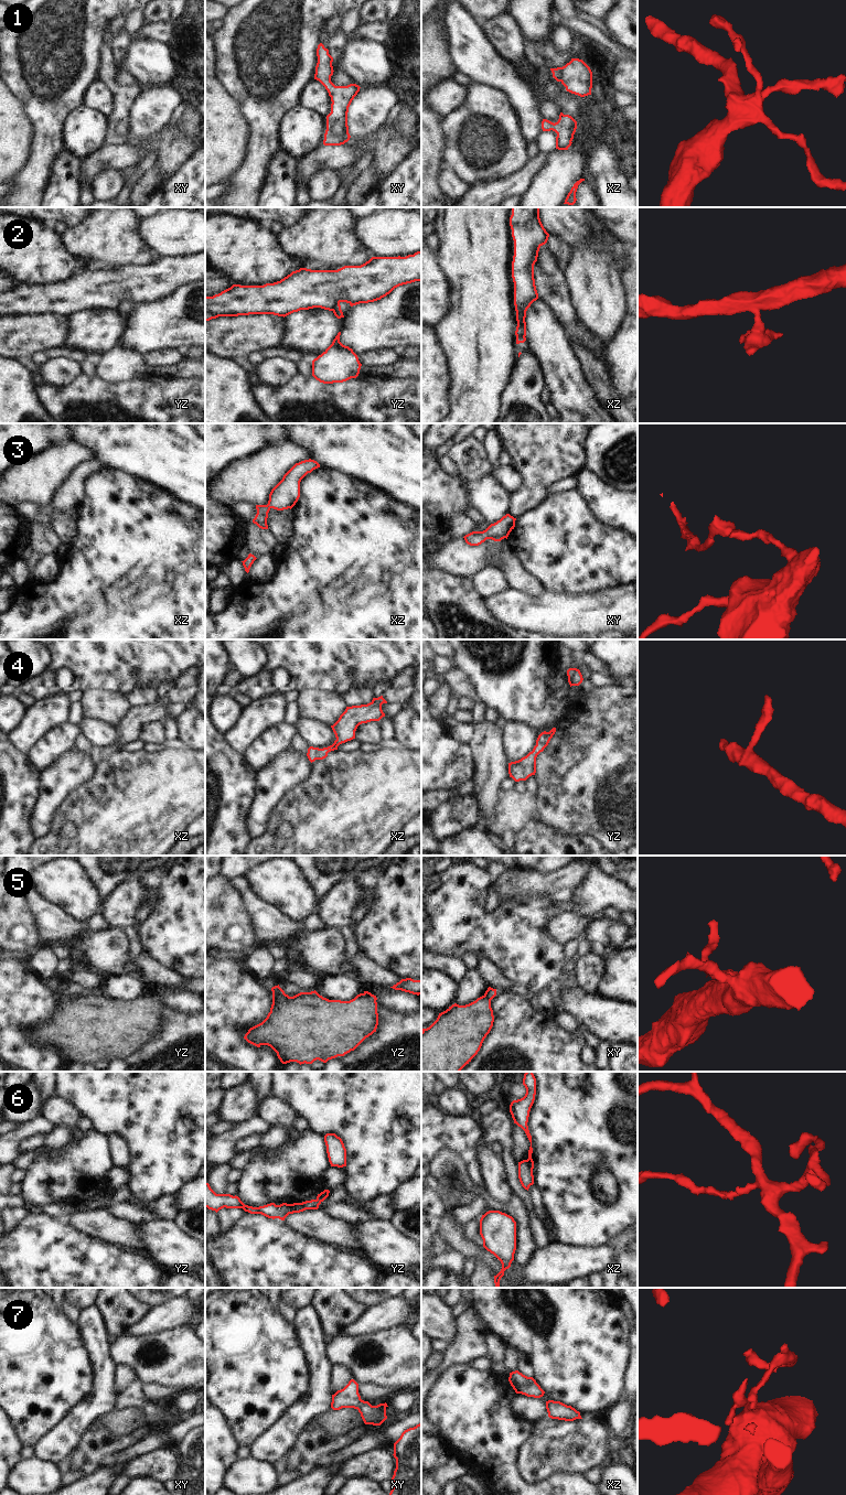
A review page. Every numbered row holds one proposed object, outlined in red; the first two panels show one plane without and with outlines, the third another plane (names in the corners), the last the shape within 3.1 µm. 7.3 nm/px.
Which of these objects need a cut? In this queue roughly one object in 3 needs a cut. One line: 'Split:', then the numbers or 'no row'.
Split: 2, 6

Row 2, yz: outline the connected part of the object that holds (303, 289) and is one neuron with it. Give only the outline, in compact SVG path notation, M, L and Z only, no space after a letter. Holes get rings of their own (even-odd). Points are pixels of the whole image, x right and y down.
M421 250L406 257L372 257L361 266L344 266L338 270L300 268L274 283L264 286L233 284L213 297L205 297L205 321L218 316L274 314L287 316L300 310L321 308L333 311L340 302L351 306L381 300L395 288L421 281Z

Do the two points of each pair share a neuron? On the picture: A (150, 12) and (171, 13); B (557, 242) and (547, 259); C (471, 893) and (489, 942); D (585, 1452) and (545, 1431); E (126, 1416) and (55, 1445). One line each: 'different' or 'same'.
A: same
B: different
C: same
D: same
E: different

